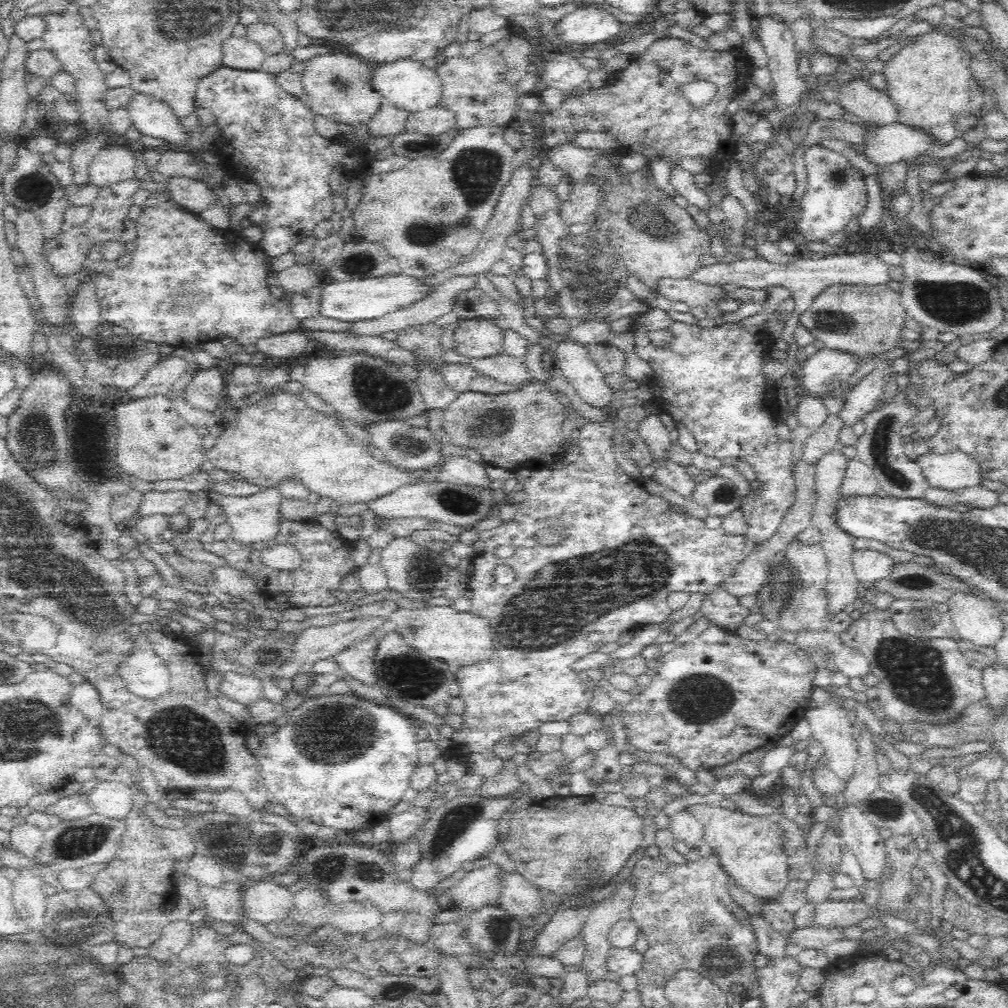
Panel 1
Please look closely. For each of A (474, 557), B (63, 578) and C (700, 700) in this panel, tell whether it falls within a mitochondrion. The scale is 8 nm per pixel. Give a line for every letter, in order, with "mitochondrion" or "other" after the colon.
A: other
B: mitochondrion
C: mitochondrion

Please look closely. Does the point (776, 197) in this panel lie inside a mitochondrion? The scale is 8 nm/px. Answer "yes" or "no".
no

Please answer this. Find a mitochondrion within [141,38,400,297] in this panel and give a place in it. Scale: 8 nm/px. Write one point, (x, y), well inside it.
(341, 82)

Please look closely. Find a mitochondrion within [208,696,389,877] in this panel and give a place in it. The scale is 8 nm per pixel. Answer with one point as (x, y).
(338, 734)

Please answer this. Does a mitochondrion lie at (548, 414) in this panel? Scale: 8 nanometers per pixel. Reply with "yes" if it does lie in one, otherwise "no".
no

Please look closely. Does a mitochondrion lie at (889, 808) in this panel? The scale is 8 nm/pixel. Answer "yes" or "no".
yes

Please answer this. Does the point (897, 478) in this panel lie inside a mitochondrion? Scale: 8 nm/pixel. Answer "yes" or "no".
yes

